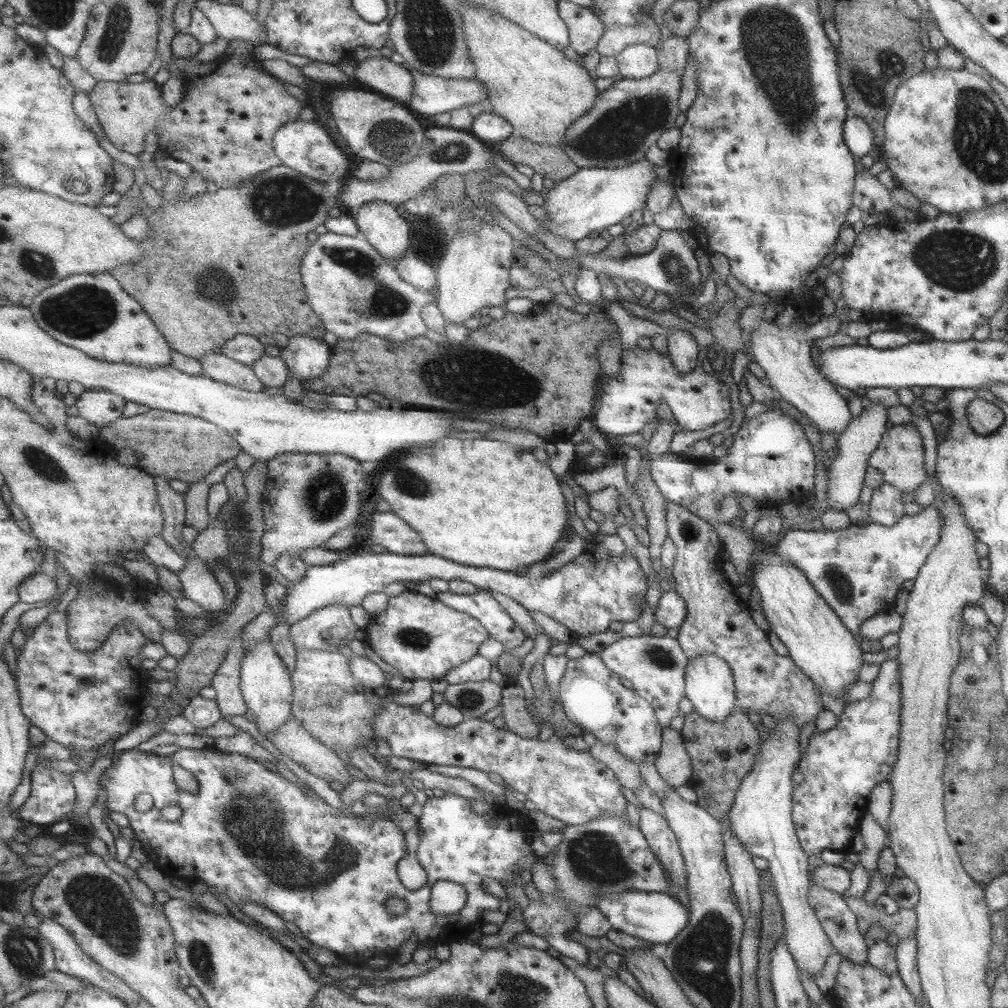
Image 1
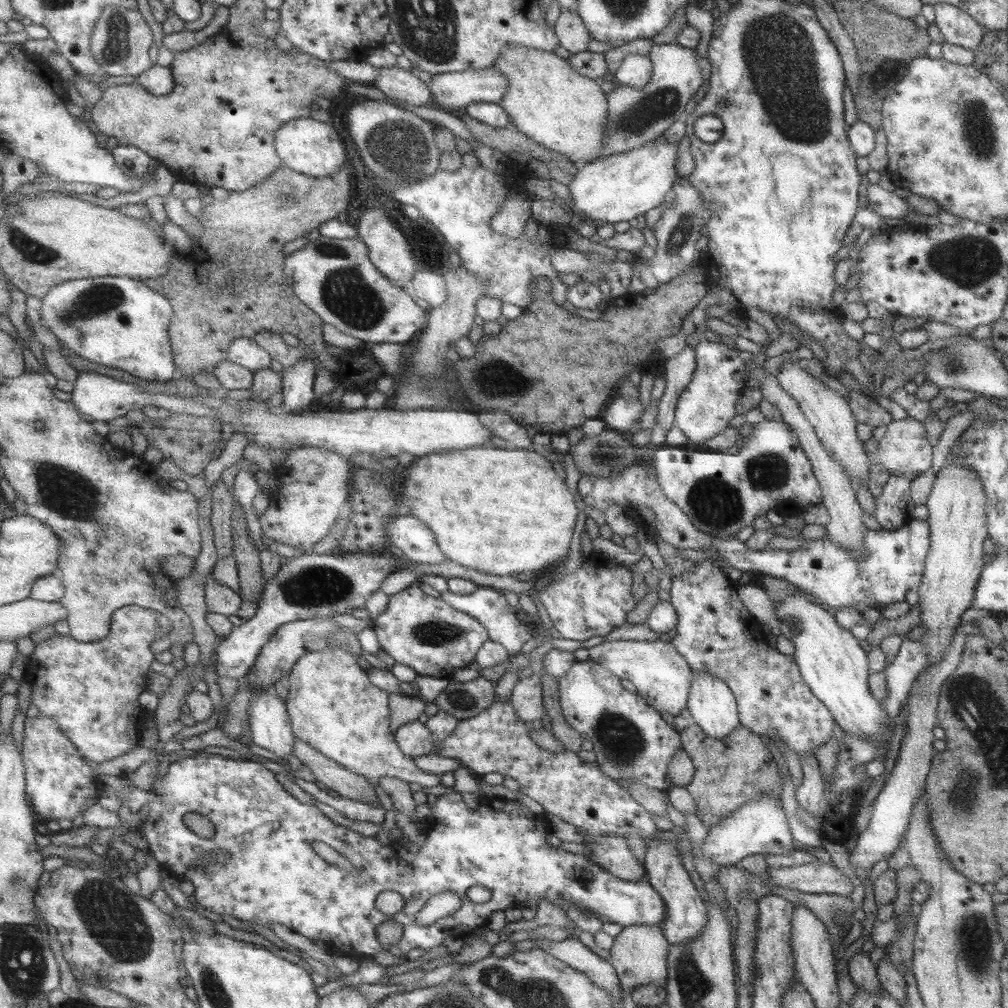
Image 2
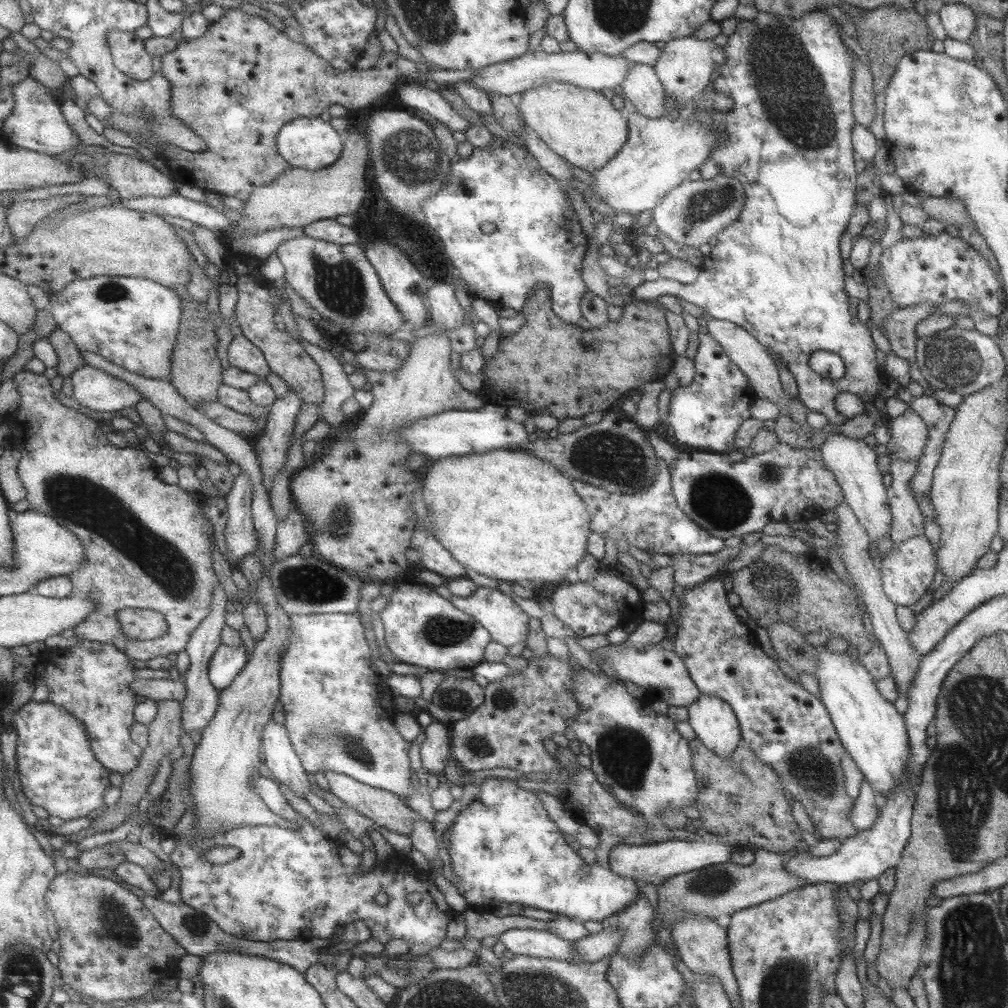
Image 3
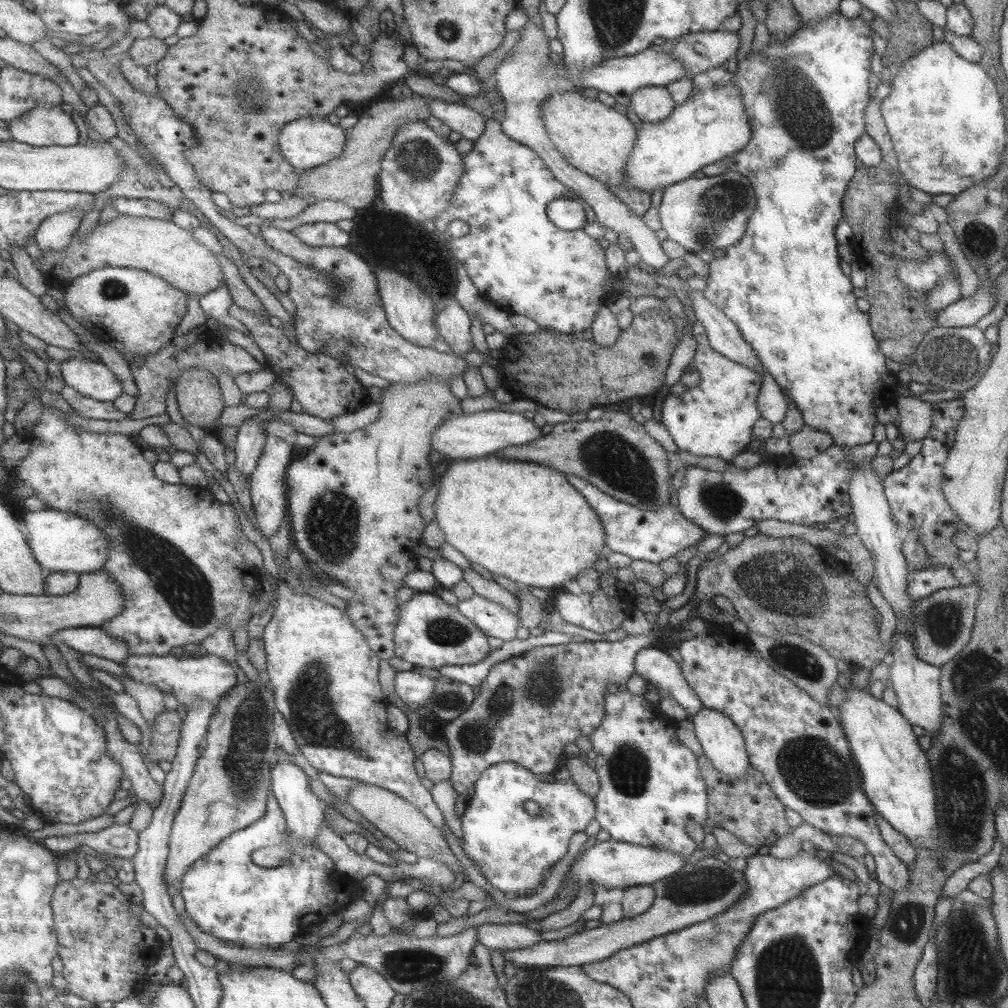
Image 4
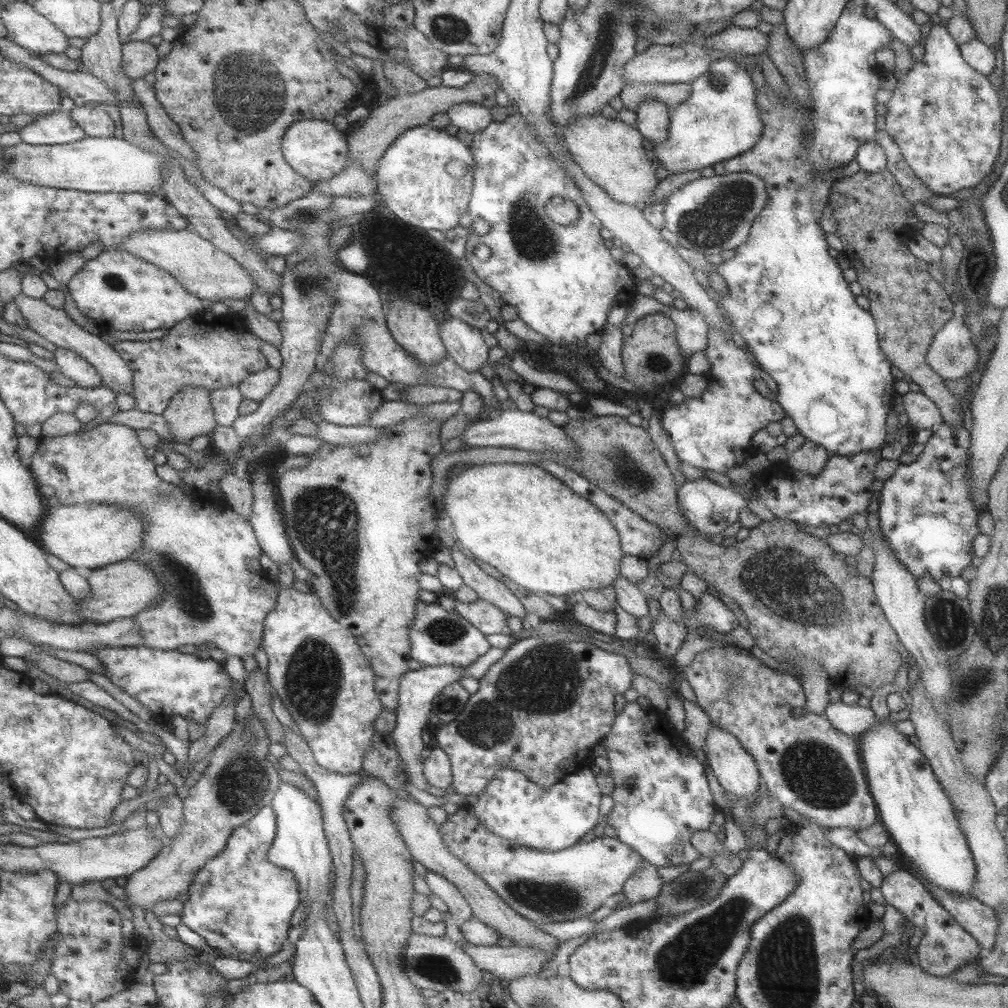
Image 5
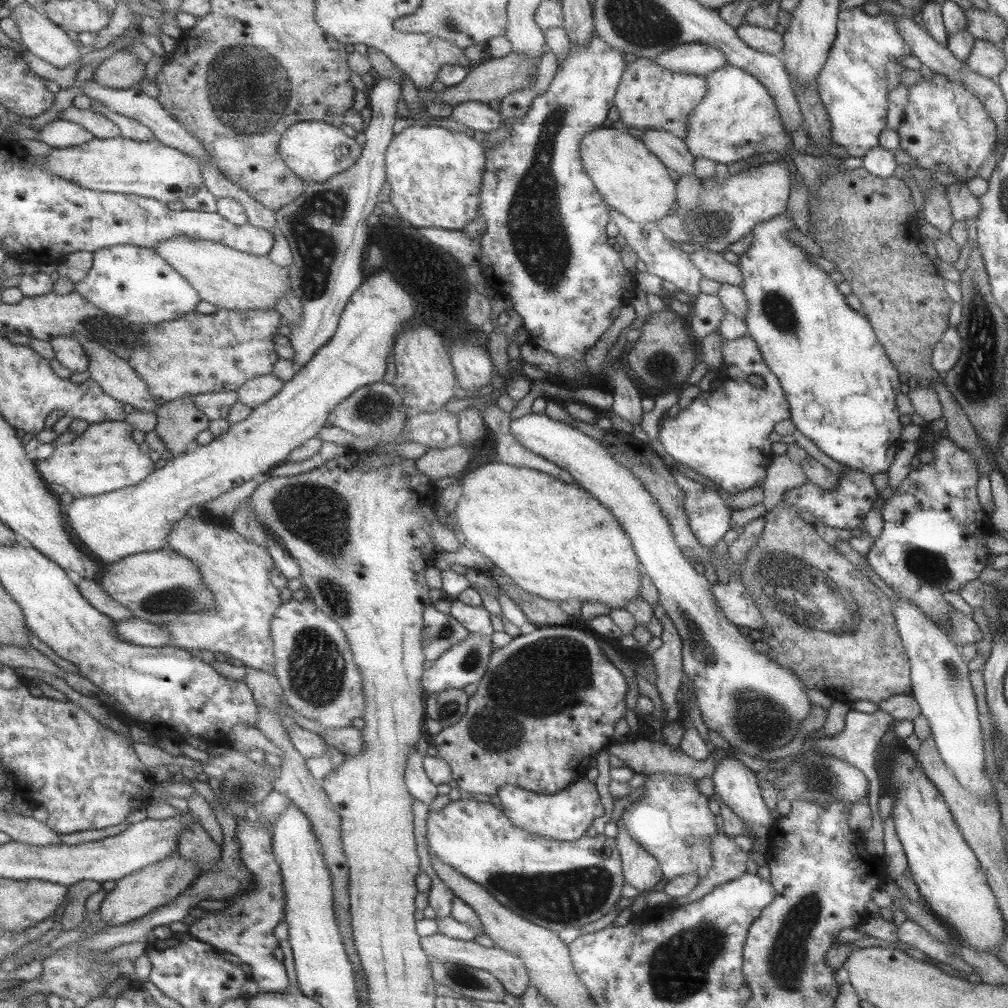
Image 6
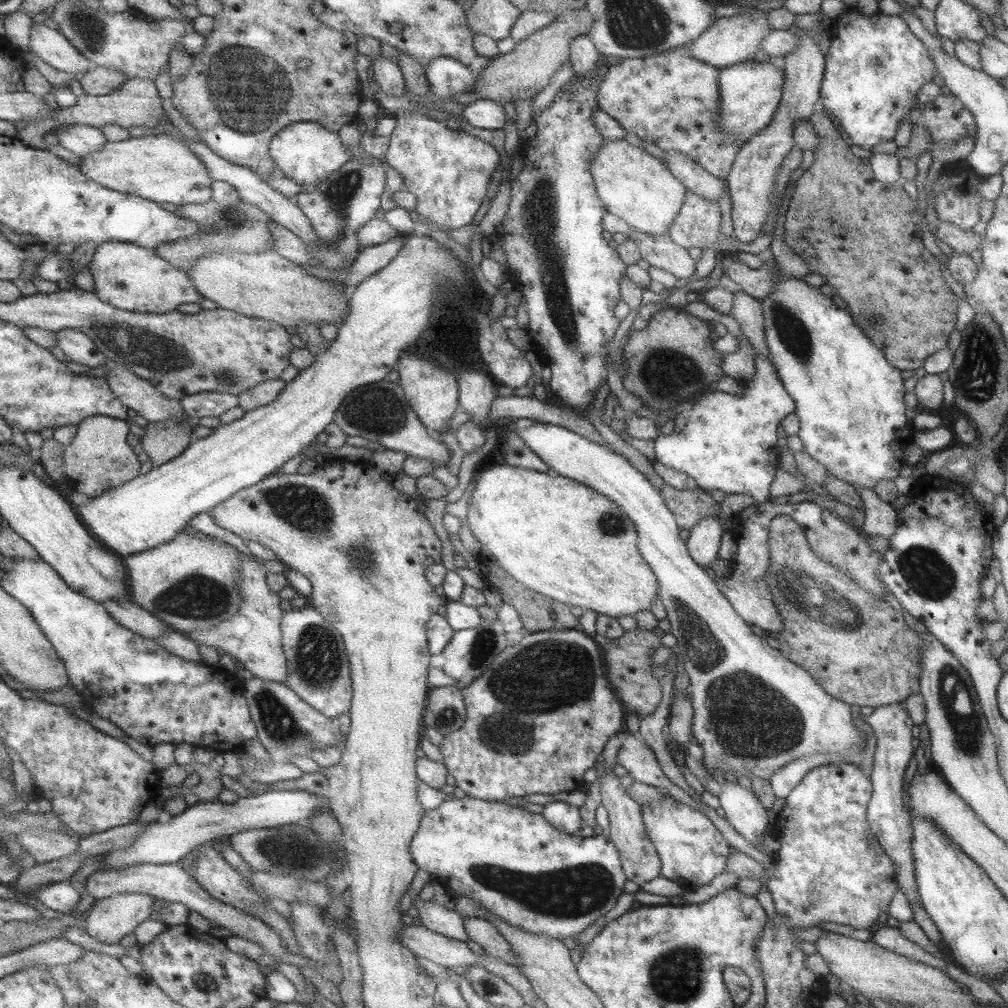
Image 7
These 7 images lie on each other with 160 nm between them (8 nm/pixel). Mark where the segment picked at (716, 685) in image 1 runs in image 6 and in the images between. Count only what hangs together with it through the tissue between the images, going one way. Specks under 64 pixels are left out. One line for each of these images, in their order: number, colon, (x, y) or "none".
2: (712, 706)
3: (714, 724)
4: (722, 743)
5: (735, 769)
6: (736, 785)

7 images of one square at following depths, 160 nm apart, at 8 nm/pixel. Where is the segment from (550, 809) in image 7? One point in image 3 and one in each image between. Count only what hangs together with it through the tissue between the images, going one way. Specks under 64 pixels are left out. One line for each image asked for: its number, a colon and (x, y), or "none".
3: (503, 846)
4: (513, 850)
5: (511, 806)
6: (565, 815)

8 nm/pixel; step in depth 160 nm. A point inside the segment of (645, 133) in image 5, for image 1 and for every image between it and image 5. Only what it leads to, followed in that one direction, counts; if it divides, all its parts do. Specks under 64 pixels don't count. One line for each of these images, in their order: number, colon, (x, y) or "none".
1: (638, 61)
2: (634, 71)
3: (641, 88)
4: (651, 104)

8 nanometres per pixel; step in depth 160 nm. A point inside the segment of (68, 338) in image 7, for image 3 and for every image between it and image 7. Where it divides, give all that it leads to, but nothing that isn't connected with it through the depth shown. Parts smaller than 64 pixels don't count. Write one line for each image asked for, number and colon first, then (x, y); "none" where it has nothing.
3: (94, 388)
4: (93, 378)
5: (72, 365)
6: (69, 351)

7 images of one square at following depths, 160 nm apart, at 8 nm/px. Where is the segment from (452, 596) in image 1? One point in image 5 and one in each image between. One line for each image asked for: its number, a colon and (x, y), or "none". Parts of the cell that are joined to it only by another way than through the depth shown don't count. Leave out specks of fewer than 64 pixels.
2: (509, 626)
3: (505, 622)
4: (494, 620)
5: (487, 618)

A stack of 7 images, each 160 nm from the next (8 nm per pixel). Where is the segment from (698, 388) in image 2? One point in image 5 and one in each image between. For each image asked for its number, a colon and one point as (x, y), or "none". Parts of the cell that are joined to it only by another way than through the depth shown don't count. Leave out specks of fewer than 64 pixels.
3: (704, 415)
4: (715, 418)
5: (713, 432)

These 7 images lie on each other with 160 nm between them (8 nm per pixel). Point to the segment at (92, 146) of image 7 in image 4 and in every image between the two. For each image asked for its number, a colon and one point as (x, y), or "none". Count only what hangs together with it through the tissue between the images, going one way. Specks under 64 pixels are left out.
4: (42, 126)
5: (58, 128)
6: (60, 133)

